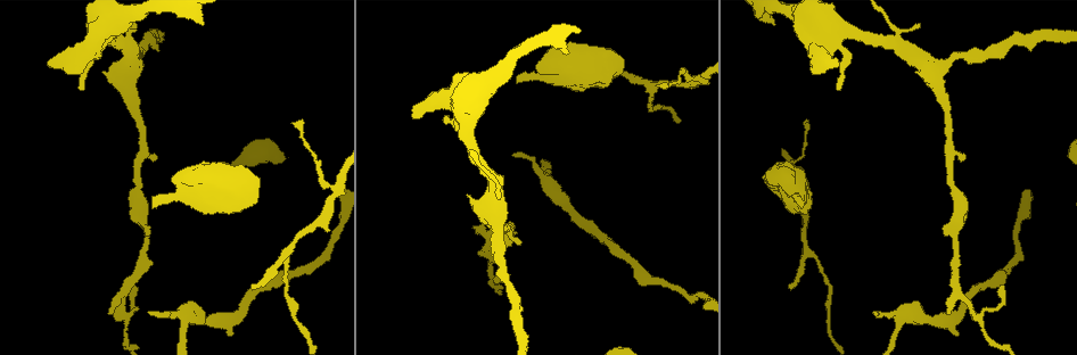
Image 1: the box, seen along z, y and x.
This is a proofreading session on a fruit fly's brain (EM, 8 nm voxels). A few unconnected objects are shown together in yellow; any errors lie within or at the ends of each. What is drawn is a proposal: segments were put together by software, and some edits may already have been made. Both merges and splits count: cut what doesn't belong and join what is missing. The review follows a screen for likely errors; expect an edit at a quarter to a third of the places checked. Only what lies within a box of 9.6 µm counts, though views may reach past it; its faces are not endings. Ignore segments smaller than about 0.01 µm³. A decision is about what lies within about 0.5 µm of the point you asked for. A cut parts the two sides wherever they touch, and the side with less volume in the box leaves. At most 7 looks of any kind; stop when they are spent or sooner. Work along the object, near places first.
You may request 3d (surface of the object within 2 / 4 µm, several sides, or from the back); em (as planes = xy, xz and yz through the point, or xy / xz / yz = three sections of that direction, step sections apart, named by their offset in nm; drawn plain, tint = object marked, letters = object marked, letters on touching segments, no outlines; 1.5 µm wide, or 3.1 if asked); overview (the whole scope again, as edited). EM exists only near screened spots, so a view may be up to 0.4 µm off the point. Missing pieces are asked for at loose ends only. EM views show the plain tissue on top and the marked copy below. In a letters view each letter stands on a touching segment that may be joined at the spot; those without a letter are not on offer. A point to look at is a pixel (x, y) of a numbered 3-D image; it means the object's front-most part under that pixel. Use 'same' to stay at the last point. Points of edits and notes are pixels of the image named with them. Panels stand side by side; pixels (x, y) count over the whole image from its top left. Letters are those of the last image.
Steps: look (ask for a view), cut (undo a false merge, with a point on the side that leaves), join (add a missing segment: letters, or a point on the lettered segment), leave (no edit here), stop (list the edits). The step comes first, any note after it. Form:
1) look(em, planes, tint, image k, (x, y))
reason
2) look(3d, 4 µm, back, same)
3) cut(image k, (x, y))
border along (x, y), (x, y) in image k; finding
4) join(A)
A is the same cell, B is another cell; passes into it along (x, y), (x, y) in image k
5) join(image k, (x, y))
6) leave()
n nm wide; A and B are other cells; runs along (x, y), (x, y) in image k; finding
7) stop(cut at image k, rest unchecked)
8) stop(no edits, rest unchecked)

look(3d, 2 µm, image 1, (500, 282))
thin end

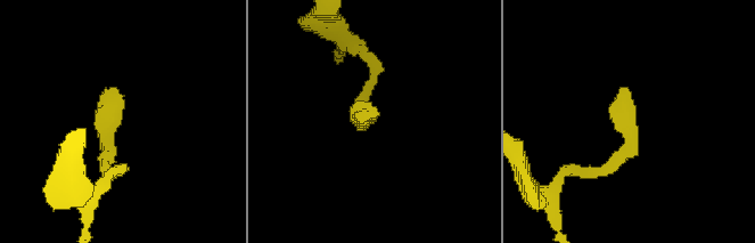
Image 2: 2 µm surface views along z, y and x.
look(em, planes, tint, image 2, (374, 119))
need the tissue

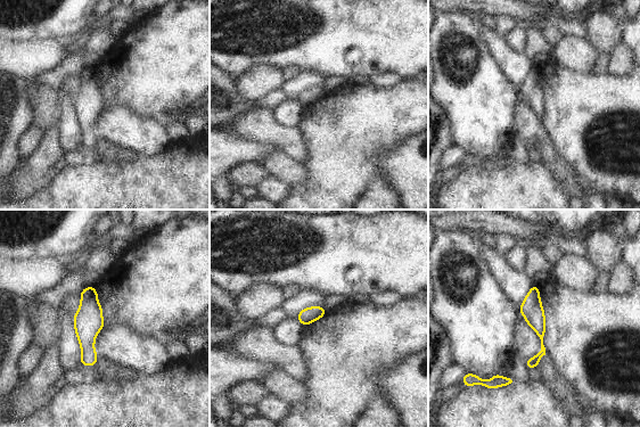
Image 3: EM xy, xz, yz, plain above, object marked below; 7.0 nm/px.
look(em, planes, letters, same)

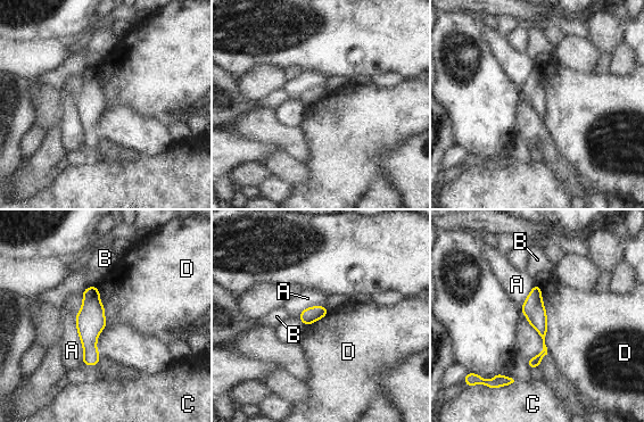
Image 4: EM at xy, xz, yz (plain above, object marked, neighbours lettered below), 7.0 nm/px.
leave()
A, B, C and D are other cells; runs along (537, 288), (544, 352), (531, 364) in image 4; no lettered segment goes on from it

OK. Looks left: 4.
look(3d, 4 µm, image 1, (946, 314))
branch stops here

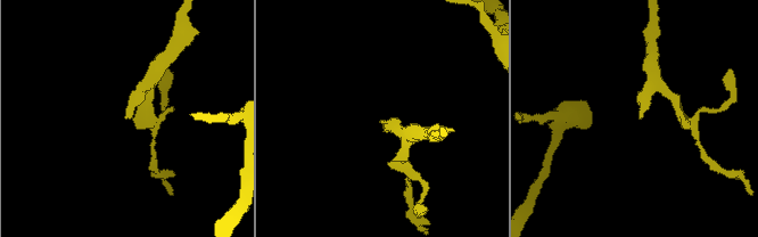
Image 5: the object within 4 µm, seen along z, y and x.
look(em, planes, letters, image 5, (128, 117))
need the tissue

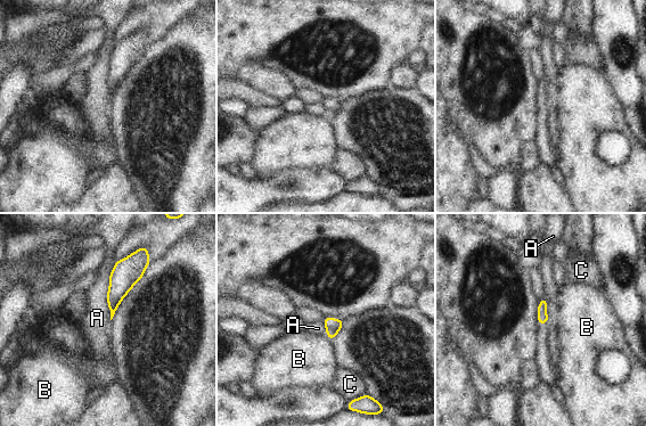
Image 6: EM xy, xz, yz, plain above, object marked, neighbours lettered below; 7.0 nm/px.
leave()
A, B and C are other cells; border along (116, 261), (107, 292), (109, 319) in image 6; no lettered segment goes on from it

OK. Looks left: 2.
look(em, yz, step 4, letters, image 1, (290, 123))

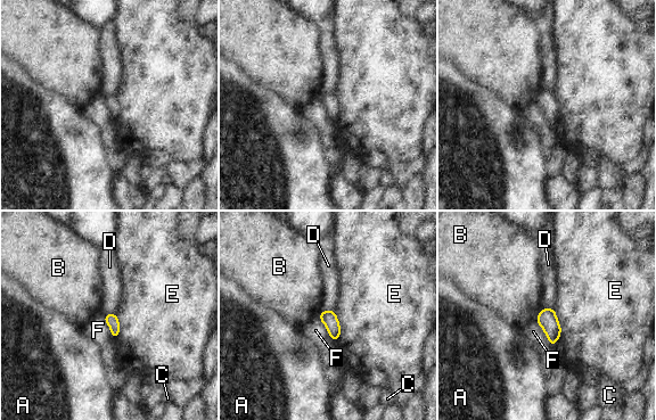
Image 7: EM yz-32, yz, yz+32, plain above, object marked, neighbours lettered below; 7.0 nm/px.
leave()
90 nm wide; A, B, C, D, E and F are other cells; border along (554, 309), (560, 327), (560, 337) in image 7; no lettered segment goes on from it

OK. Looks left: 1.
stop(no edits, rest unchecked)

